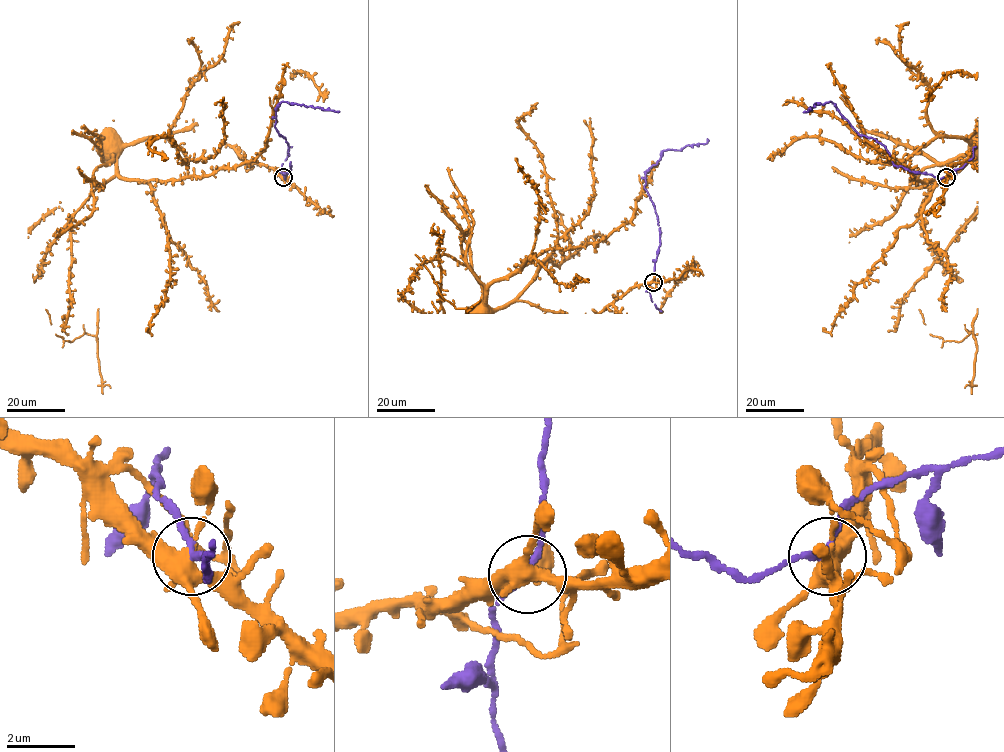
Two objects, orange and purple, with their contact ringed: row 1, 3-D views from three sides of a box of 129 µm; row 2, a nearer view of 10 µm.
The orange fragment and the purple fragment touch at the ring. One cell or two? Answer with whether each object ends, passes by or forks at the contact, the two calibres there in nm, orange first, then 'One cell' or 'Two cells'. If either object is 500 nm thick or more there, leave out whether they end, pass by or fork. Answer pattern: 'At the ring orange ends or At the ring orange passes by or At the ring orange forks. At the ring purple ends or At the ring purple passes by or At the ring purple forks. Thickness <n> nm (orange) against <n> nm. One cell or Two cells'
At the ring orange forks. At the ring purple passes by. Thickness 400 nm (orange) against 150 nm. Two cells

